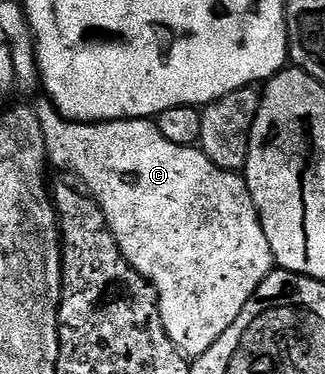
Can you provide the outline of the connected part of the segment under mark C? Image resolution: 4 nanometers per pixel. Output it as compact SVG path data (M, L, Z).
M40 97L40 100L34 103L34 110L42 125L44 154L47 162L51 166L53 163L60 171L69 171L70 174L77 175L81 179L79 182L86 188L87 194L91 195L96 204L100 206L108 222L108 228L114 233L114 241L118 241L118 249L122 253L122 257L126 257L126 261L130 261L132 268L141 277L147 279L156 290L162 325L166 329L170 341L174 341L174 345L186 357L206 353L206 349L210 349L210 345L214 345L214 341L218 341L218 337L222 337L222 333L226 333L226 329L230 329L230 325L234 325L234 321L238 321L238 313L242 313L242 309L246 309L246 301L250 301L250 297L254 297L258 285L262 285L262 281L266 281L266 277L274 270L270 241L266 241L266 233L262 229L258 209L250 197L250 189L243 174L218 169L218 165L214 165L214 161L210 161L210 157L206 157L199 146L170 145L170 141L166 141L166 137L162 137L162 133L158 133L155 122L147 119L115 119L109 123L74 123L70 119L63 119L56 112L55 105L44 97Z

